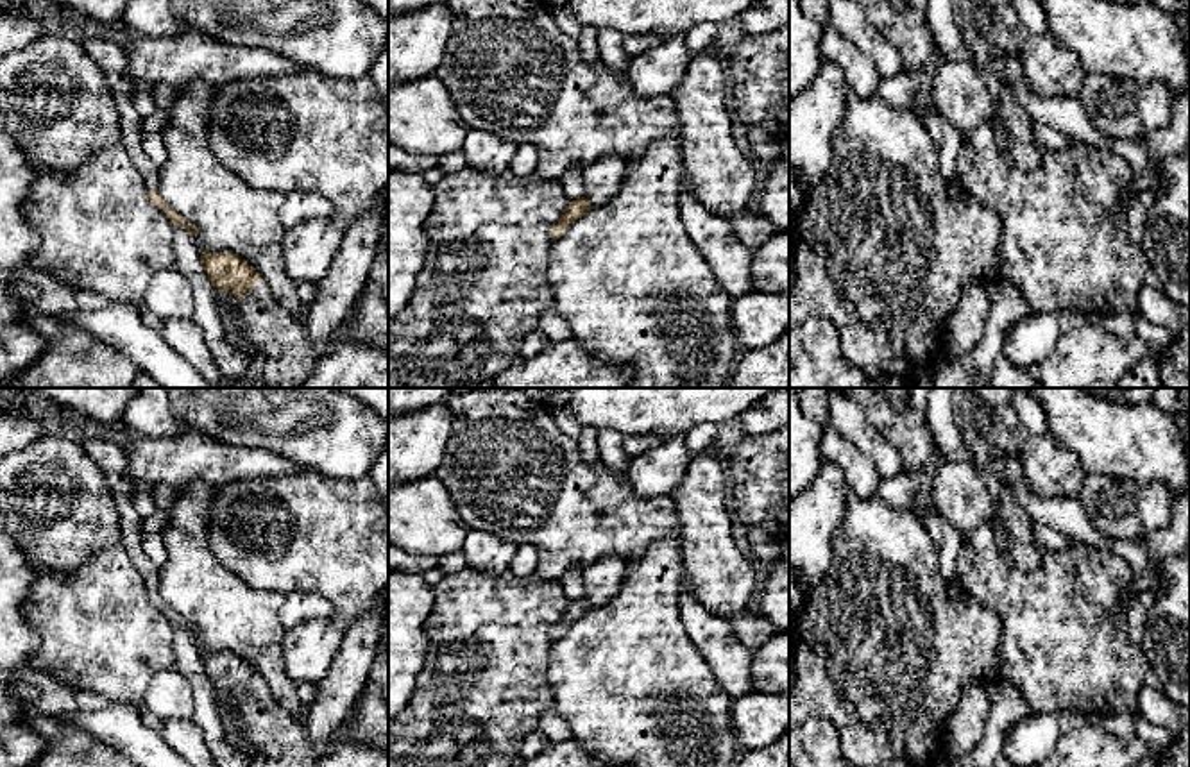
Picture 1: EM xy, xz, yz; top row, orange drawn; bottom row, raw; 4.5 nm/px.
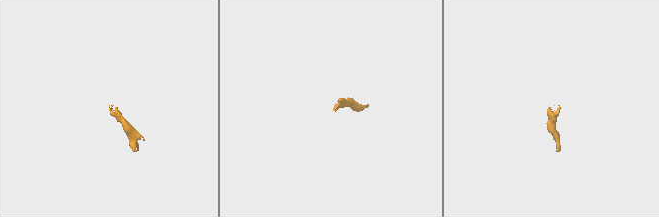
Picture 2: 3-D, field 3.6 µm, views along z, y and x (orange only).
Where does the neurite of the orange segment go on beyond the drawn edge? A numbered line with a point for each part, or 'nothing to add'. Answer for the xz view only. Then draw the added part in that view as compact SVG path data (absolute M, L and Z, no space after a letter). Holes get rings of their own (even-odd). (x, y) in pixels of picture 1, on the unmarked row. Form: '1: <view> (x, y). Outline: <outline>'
nothing to add

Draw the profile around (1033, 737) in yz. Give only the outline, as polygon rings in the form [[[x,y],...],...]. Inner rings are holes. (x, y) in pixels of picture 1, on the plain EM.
[[[1029,712],[1009,728],[1002,754],[1013,767],[1033,767],[1052,753],[1063,733],[1088,726],[1090,722],[1079,712]]]

